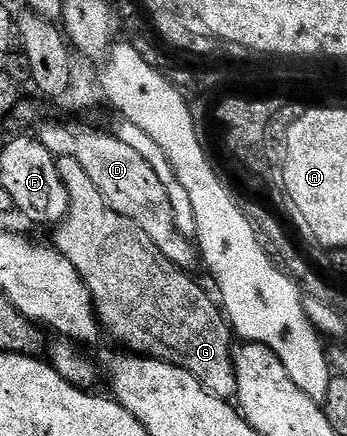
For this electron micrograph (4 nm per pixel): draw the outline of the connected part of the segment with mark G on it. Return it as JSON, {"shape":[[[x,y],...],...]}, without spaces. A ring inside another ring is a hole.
{"shape":[[[61,156],[57,163],[71,206],[54,229],[53,247],[66,260],[73,262],[77,274],[81,274],[106,335],[108,332],[119,343],[116,345],[132,354],[164,360],[167,364],[189,370],[189,374],[193,374],[193,378],[202,382],[214,396],[230,401],[237,390],[233,343],[231,344],[233,329],[225,319],[220,305],[213,296],[211,301],[210,294],[191,277],[194,275],[190,271],[173,266],[173,262],[169,262],[169,258],[165,258],[165,254],[153,246],[153,238],[149,238],[141,226],[117,214],[107,205],[97,186],[93,186],[93,178],[85,174],[77,158]]]}

